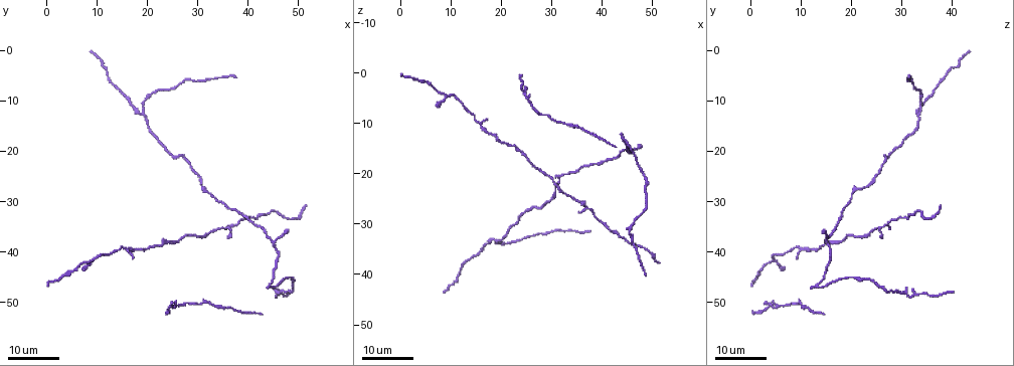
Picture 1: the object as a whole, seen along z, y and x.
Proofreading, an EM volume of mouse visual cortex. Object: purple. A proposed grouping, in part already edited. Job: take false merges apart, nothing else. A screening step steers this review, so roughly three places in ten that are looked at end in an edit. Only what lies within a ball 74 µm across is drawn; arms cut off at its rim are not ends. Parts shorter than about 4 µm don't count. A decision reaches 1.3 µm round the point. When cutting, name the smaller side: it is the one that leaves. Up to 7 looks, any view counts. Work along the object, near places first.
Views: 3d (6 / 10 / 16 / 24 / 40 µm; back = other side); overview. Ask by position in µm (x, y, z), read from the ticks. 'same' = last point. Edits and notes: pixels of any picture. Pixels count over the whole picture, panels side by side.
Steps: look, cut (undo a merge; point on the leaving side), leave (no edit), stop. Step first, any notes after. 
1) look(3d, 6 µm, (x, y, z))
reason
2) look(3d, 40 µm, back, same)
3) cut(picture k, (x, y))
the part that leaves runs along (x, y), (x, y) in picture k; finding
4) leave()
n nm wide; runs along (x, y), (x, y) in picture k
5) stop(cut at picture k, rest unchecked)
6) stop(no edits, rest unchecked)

look(3d, 24 µm, (40.5, 33.5, 17.0))
thick turns thin

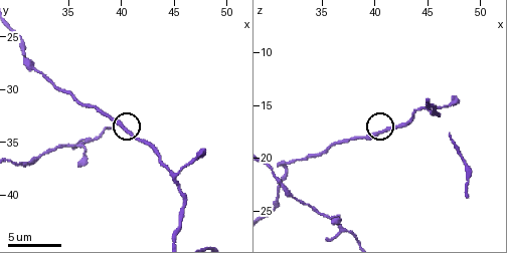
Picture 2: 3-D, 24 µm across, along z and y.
look(3d, 10 µm, (40.6, 33.8, 17.6))

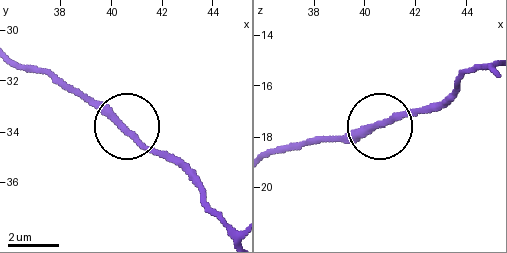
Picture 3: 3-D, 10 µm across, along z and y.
leave()
runs along (17, 67), (41, 67), (73, 84), (188, 176) in picture 3; all the same cell

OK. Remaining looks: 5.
look(3d, 16 µm, (19.0, 13.0, 33.5))
two arms in line, one across

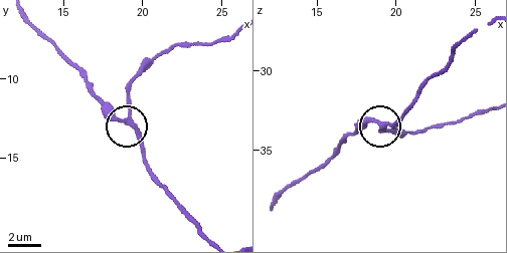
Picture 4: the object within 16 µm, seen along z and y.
look(3d, 6 µm, (18.9, 12.6, 33.3))

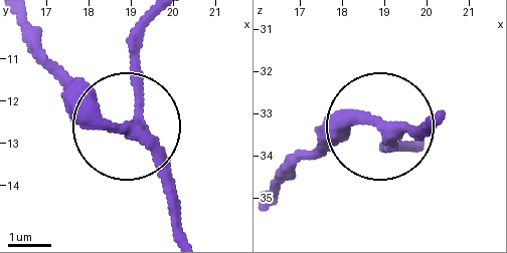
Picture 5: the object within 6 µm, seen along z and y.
leave()
side arm 21 µm; runs along (180, 232), (155, 156), (40, 51) in picture 5; one cell here

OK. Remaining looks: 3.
look(3d, 16 µm, (25.0, 21.0, 27.0))
calibre changes

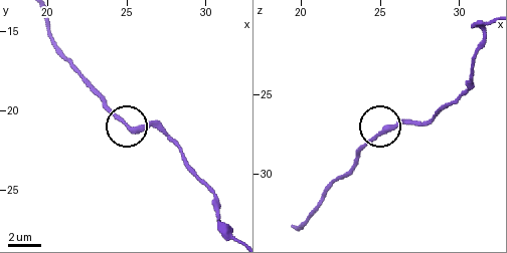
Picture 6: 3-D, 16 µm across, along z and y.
look(3d, 10 µm, (25.4, 21.2, 27.3))
zoom in

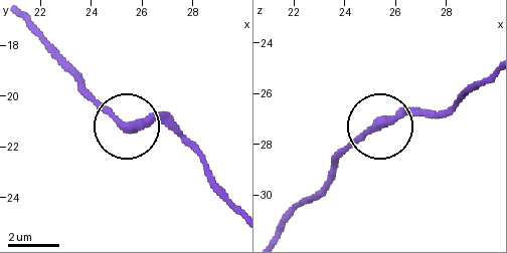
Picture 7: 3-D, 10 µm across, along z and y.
leave()
runs along (234, 205), (167, 128), (122, 120), (78, 77) in picture 7; all the same cell

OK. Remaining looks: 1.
stop(no edits, rest unchecked)

